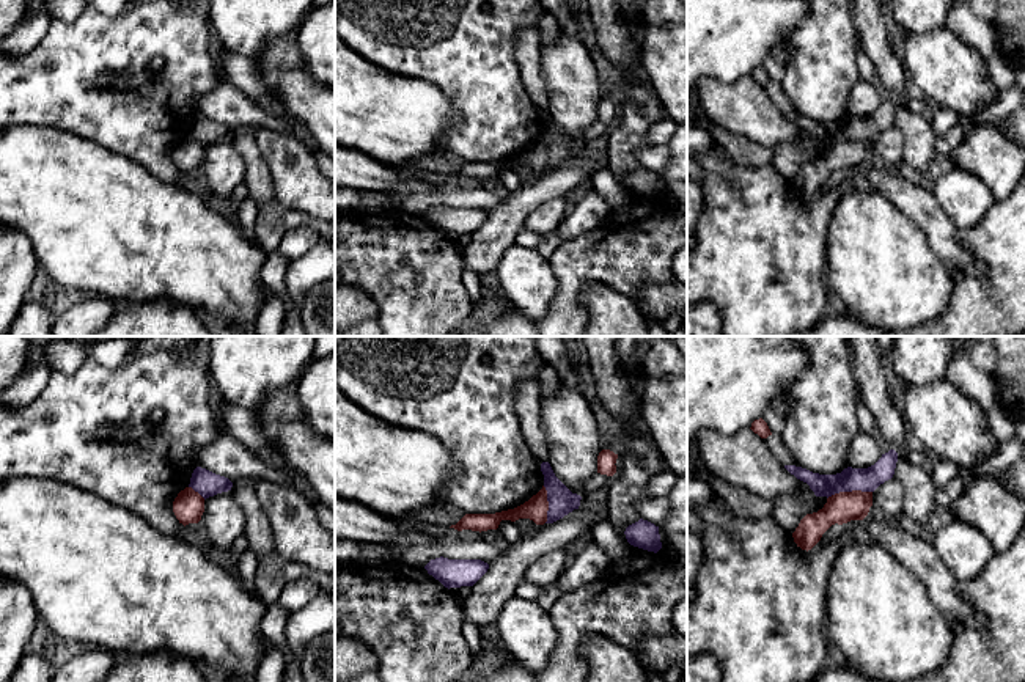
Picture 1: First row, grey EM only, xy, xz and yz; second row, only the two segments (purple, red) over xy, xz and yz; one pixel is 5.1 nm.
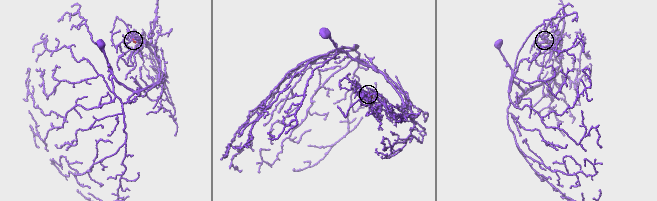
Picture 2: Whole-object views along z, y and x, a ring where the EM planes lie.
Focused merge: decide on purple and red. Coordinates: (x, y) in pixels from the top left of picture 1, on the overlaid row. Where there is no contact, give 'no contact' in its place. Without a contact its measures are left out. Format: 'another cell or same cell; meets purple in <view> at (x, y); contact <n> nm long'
another cell; meets purple in yz at (849, 491); contact 240 nm long

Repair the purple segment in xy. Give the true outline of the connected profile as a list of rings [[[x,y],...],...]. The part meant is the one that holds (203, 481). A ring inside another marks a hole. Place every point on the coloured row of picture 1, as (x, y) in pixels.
[[[197,467],[192,473],[189,487],[192,487],[206,500],[217,493],[231,490],[233,482],[225,476],[220,476],[206,468]]]

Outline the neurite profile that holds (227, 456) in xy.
[[[226,431],[211,445],[201,448],[195,456],[195,464],[237,484],[255,478],[294,487],[294,479],[286,471],[261,460],[253,449]]]

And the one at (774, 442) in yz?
[[[769,435],[766,438],[766,445],[773,453],[773,456],[783,464],[783,465],[795,465],[800,467],[795,459],[792,457],[791,451],[784,446],[783,440],[778,435]]]

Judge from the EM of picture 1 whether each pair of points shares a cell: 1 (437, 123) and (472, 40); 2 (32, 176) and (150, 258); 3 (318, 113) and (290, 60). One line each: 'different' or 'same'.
1: different
2: same
3: same

